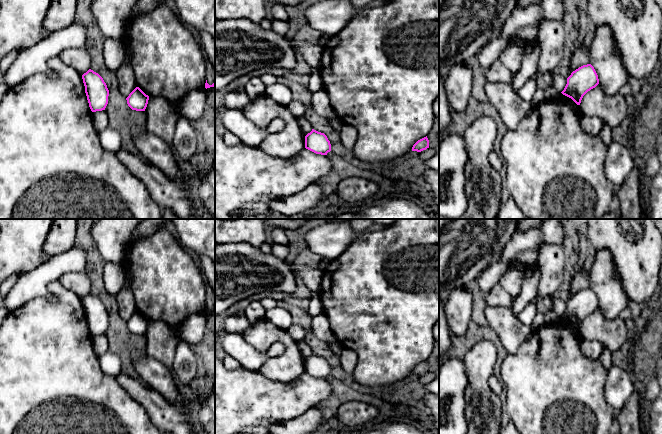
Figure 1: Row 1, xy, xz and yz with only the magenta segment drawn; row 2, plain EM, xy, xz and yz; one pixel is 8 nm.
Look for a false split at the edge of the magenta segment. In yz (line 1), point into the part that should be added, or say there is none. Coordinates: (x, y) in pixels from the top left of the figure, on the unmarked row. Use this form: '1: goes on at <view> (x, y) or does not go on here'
1: does not go on here

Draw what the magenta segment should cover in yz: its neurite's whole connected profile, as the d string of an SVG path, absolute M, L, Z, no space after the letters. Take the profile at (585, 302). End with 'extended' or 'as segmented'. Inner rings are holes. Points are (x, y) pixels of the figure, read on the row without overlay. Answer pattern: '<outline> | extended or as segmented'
M591 288L583 289L567 302L567 308L561 316L580 329L583 320L599 308L598 299Z | as segmented

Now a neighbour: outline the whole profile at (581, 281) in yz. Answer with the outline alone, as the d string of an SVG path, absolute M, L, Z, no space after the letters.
M581 272L577 274L572 280L571 295L573 296L579 291L583 289L587 289L587 288L590 288L590 282L589 282L588 275Z

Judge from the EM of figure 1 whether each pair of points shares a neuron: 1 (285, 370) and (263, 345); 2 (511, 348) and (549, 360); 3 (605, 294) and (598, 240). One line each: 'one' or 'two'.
1: one
2: two
3: two

